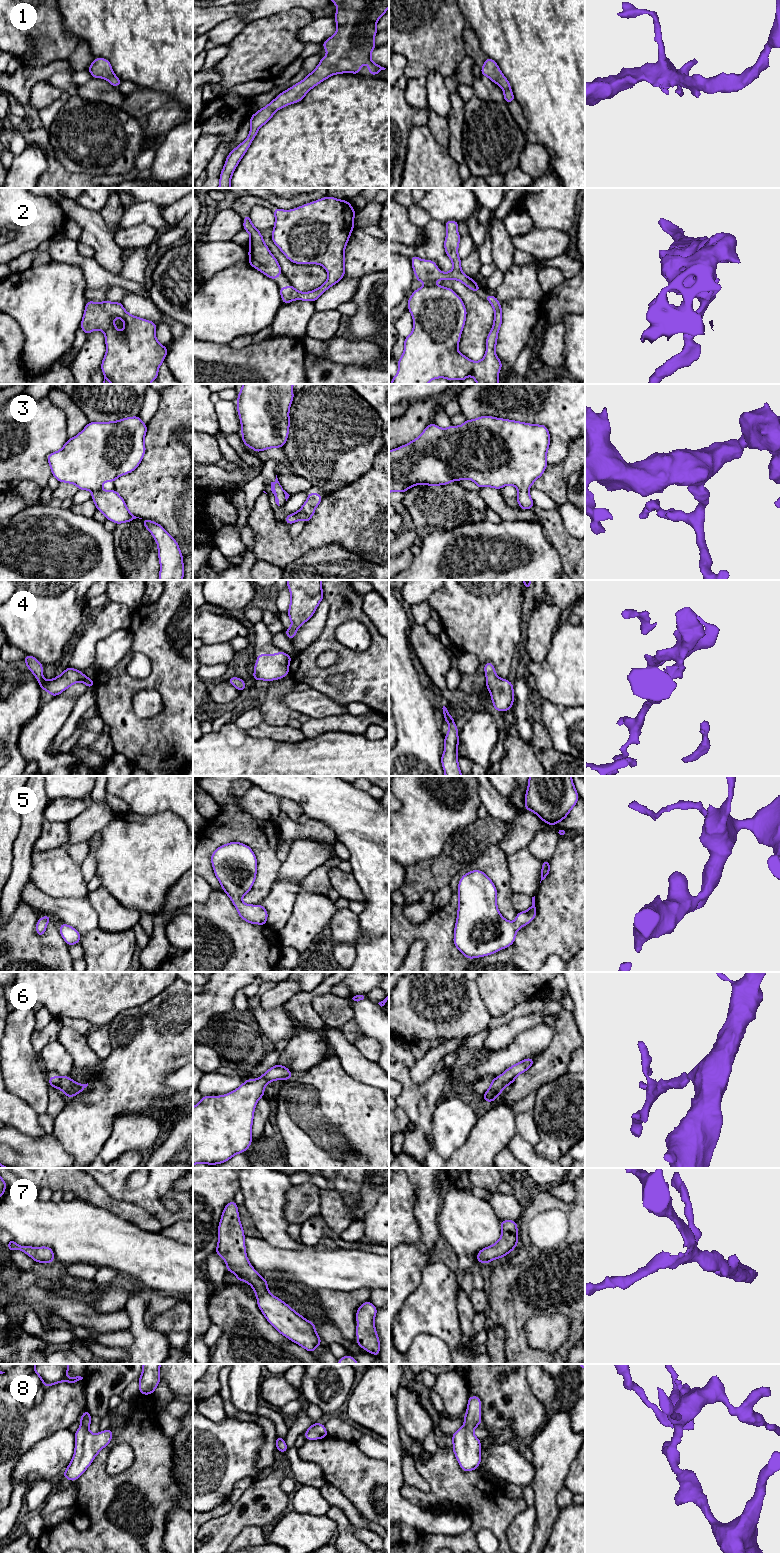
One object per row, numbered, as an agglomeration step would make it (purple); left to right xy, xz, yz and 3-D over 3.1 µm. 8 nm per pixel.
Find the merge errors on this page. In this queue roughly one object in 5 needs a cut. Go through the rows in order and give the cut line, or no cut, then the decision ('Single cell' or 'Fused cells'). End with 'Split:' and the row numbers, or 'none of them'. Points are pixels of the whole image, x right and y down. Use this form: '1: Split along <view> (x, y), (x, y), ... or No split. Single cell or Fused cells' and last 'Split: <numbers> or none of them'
1: No split. Single cell
2: No split. Single cell
3: No split. Single cell
4: No split. Single cell
5: No split. Single cell
6: No split. Single cell
7: No split. Single cell
8: No split. Single cell
Split: none of them

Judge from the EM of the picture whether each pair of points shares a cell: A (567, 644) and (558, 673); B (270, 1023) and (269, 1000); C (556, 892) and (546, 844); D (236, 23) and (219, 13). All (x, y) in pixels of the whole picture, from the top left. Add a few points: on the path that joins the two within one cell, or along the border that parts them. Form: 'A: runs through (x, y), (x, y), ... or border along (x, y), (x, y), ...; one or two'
A: runs through (567, 651), (567, 664), (565, 666); one
B: border along (260, 997), (260, 1005), (265, 1009), (281, 1006); two
C: border along (560, 838), (553, 855), (549, 859); two
D: border along (246, 21), (235, 15), (208, 32); two

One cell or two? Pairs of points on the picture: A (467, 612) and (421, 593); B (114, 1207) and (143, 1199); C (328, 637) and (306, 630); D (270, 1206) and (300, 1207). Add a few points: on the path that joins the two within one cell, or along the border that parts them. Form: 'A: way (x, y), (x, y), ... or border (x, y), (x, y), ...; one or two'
A: border (437, 590), (427, 599); two
B: border (108, 1194), (115, 1199), (136, 1204), (151, 1214); two
C: border (328, 612), (323, 630), (303, 650); two
D: border (293, 1185), (286, 1192), (284, 1218), (288, 1224); two

